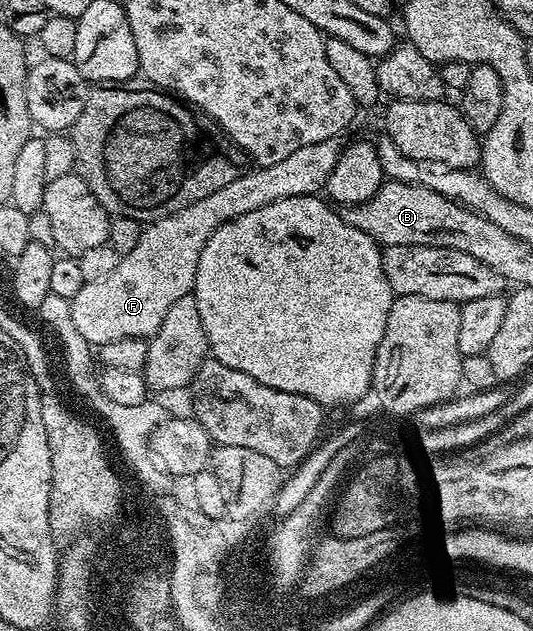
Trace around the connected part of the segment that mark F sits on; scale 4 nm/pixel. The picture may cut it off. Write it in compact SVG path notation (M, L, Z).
M331 137L322 139L322 143L310 143L310 147L298 147L298 151L294 151L294 155L286 155L282 163L252 167L249 173L241 172L230 183L226 183L226 187L214 191L214 195L206 195L206 199L198 199L198 203L179 209L176 213L157 216L157 221L140 233L133 249L121 256L118 267L114 267L110 275L100 277L96 281L85 282L83 292L87 297L92 293L88 297L88 306L84 309L84 323L82 321L85 339L92 347L103 347L122 339L131 337L148 339L159 333L160 324L166 319L174 303L178 303L178 299L195 290L198 259L213 231L219 225L233 221L238 215L246 215L250 211L258 211L258 207L278 203L278 199L311 197L319 194L338 163L342 152L340 143L342 143L340 137Z

